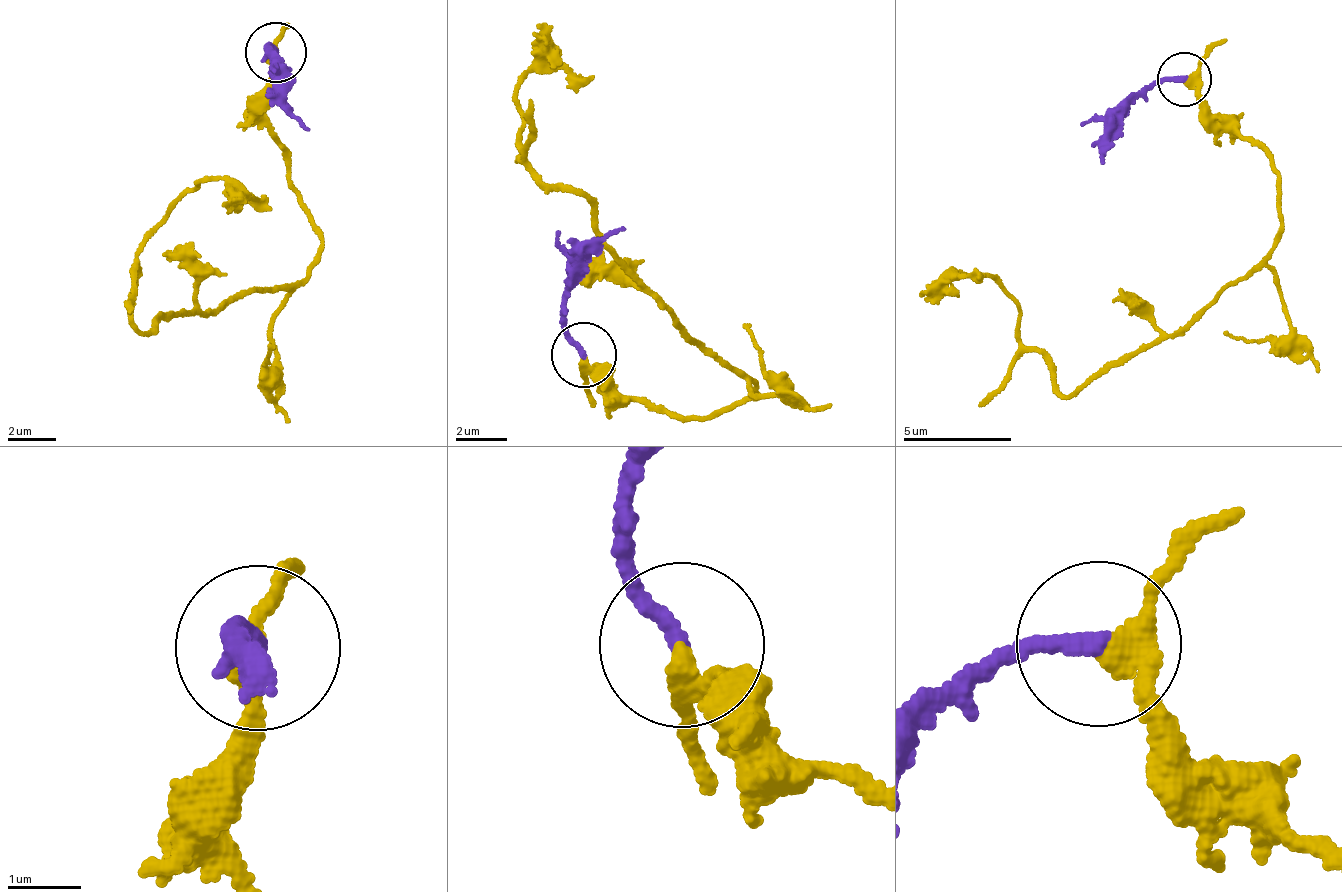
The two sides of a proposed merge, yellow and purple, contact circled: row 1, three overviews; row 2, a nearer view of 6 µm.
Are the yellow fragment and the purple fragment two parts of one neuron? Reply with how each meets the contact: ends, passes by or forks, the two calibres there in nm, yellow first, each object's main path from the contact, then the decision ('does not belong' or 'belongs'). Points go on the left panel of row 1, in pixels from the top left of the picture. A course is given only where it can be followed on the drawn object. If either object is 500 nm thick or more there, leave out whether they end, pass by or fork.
yellow passes by; purple ends there; 280 nm thick on the yellow side, 220 nm on the other; yellow runs (272, 51), (260, 102), (321, 237), (307, 272), (137, 329), (136, 252), (194, 191), (208, 179), (270, 210); purple runs (275, 50), (273, 44), (268, 59), (285, 108), (310, 130); belongs

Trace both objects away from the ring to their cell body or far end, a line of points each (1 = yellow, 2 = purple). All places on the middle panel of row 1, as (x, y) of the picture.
1: (581, 359), (678, 418), (755, 393), (685, 344), (574, 194), (518, 164), (520, 84), (554, 66), (594, 81)
2: (581, 353), (570, 333), (565, 299), (595, 247), (624, 224)

